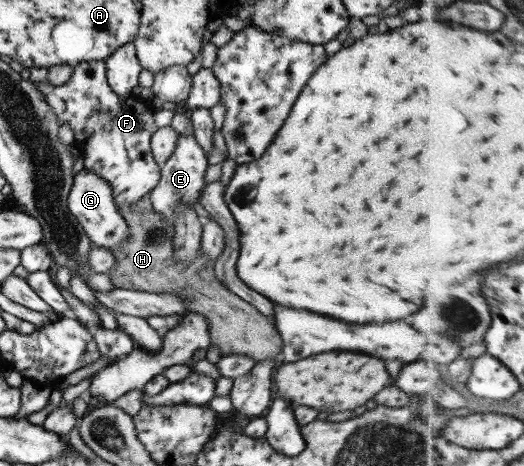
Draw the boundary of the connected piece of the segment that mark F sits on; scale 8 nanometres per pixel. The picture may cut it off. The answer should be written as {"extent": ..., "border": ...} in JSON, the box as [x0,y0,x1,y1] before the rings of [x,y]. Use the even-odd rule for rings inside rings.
{"extent":[34,60,160,207],"border":[[[104,60],[81,62],[72,67],[72,72],[67,82],[55,86],[46,81],[34,83],[41,95],[45,96],[45,103],[49,104],[51,112],[55,112],[59,125],[66,123],[73,131],[73,144],[83,156],[84,167],[104,181],[109,183],[113,201],[117,207],[128,207],[141,196],[151,192],[160,179],[160,167],[153,162],[150,153],[150,137],[157,129],[153,121],[154,109],[149,106],[146,99],[133,94],[115,95],[105,77]]]}

